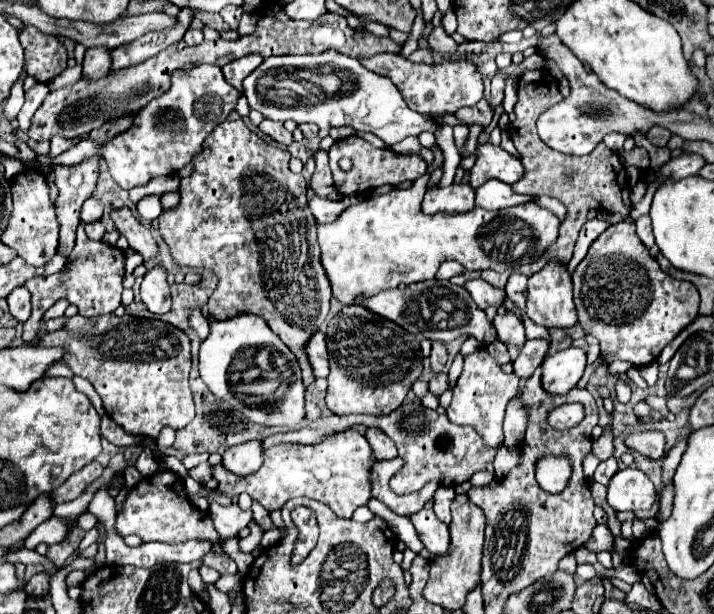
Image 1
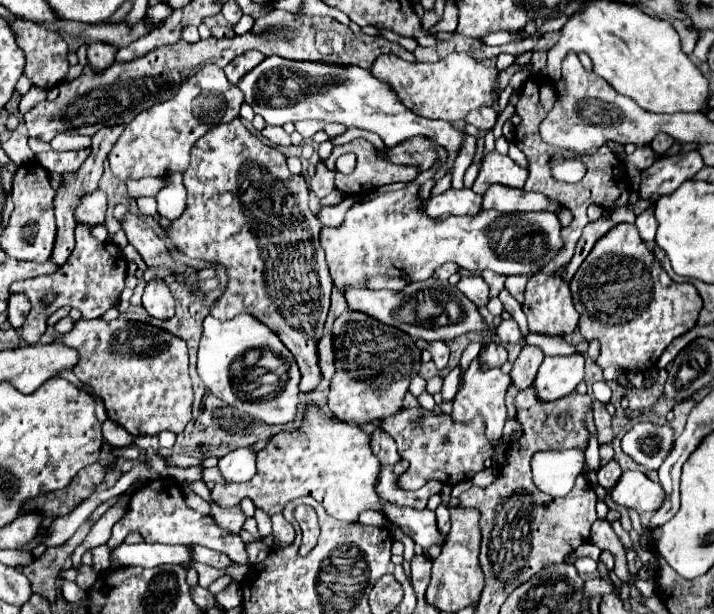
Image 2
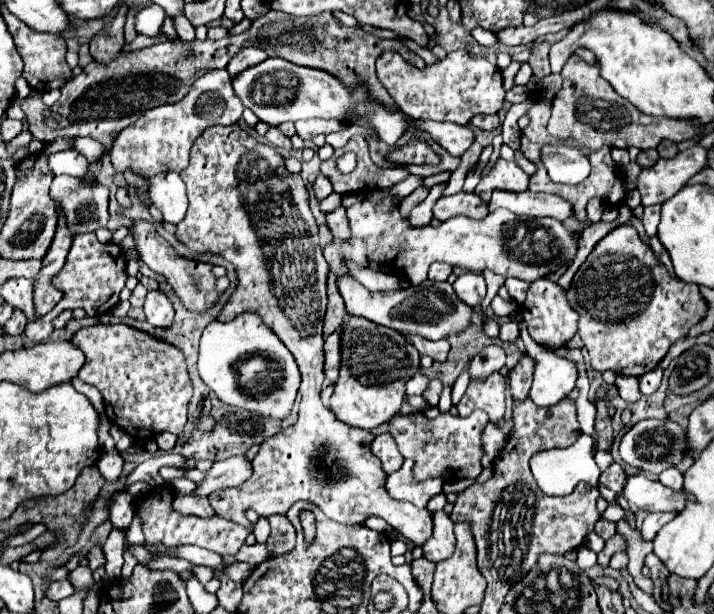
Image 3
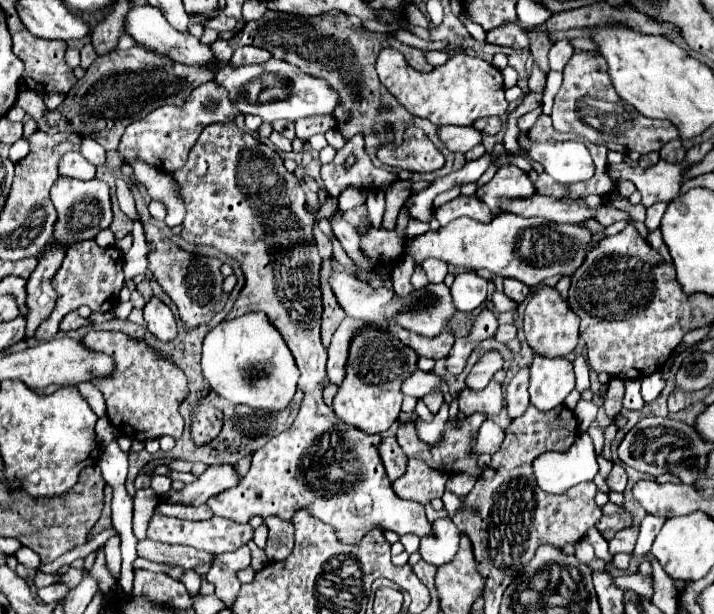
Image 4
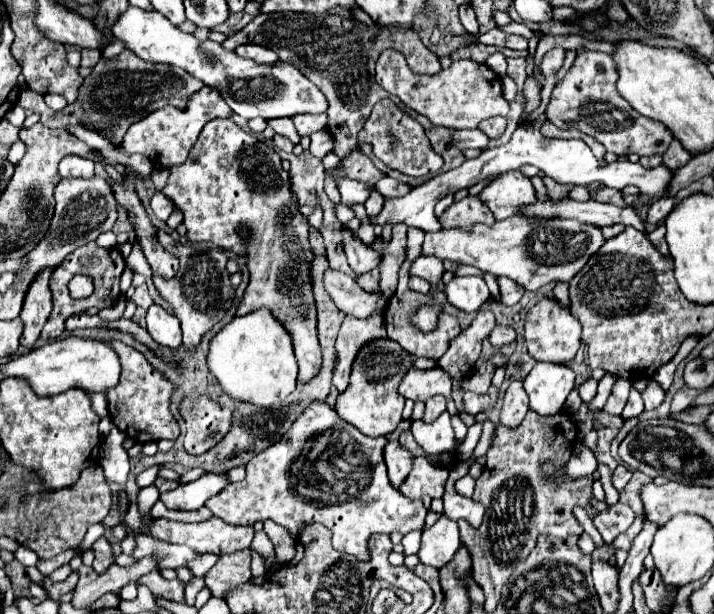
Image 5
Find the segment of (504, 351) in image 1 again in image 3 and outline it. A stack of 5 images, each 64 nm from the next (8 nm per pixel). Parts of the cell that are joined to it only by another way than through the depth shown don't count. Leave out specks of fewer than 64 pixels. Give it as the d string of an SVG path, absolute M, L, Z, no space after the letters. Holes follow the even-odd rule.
M486 346L471 361L470 379L484 380L484 378L488 378L492 372L496 372L496 370L500 370L500 366L504 366L504 358L506 358L506 354L500 346Z

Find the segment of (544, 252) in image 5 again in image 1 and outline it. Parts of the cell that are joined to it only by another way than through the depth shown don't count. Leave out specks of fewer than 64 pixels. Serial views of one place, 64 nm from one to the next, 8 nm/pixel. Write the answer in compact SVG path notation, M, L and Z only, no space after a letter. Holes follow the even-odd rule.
M428 174L420 176L410 188L406 190L392 190L382 196L374 196L370 200L362 200L348 210L344 210L336 222L332 224L318 224L318 242L322 248L322 264L328 272L332 294L344 304L354 304L356 296L374 296L380 290L396 288L398 284L412 284L430 280L436 276L438 268L446 260L460 262L466 270L482 272L486 268L504 272L512 266L532 264L536 262L558 238L560 220L546 208L538 204L524 204L506 208L500 212L488 212L482 208L474 208L466 214L436 214L428 216L422 212L422 192L428 184Z

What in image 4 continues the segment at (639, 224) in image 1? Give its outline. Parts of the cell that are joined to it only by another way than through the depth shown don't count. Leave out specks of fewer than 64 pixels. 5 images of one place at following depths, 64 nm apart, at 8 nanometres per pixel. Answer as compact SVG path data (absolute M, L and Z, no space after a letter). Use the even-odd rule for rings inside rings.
M656 202L654 206L648 208L648 212L646 212L646 228L648 228L650 232L660 226L660 220L662 220L668 204L670 204L670 202Z

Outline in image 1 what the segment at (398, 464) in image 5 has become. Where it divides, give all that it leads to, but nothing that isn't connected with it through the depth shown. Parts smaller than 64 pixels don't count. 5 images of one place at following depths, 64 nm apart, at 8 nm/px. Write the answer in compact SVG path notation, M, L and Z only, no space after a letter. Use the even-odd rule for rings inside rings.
M368 428L366 438L374 450L374 458L376 460L392 460L396 458L396 446L394 442L378 428Z

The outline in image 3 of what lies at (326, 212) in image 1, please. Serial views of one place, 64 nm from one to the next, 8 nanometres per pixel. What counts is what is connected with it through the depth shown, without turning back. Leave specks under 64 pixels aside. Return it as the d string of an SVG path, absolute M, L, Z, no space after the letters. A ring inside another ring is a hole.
M342 206L326 216L326 224L336 238L350 240L350 226L348 226L348 220L346 220L346 210Z

